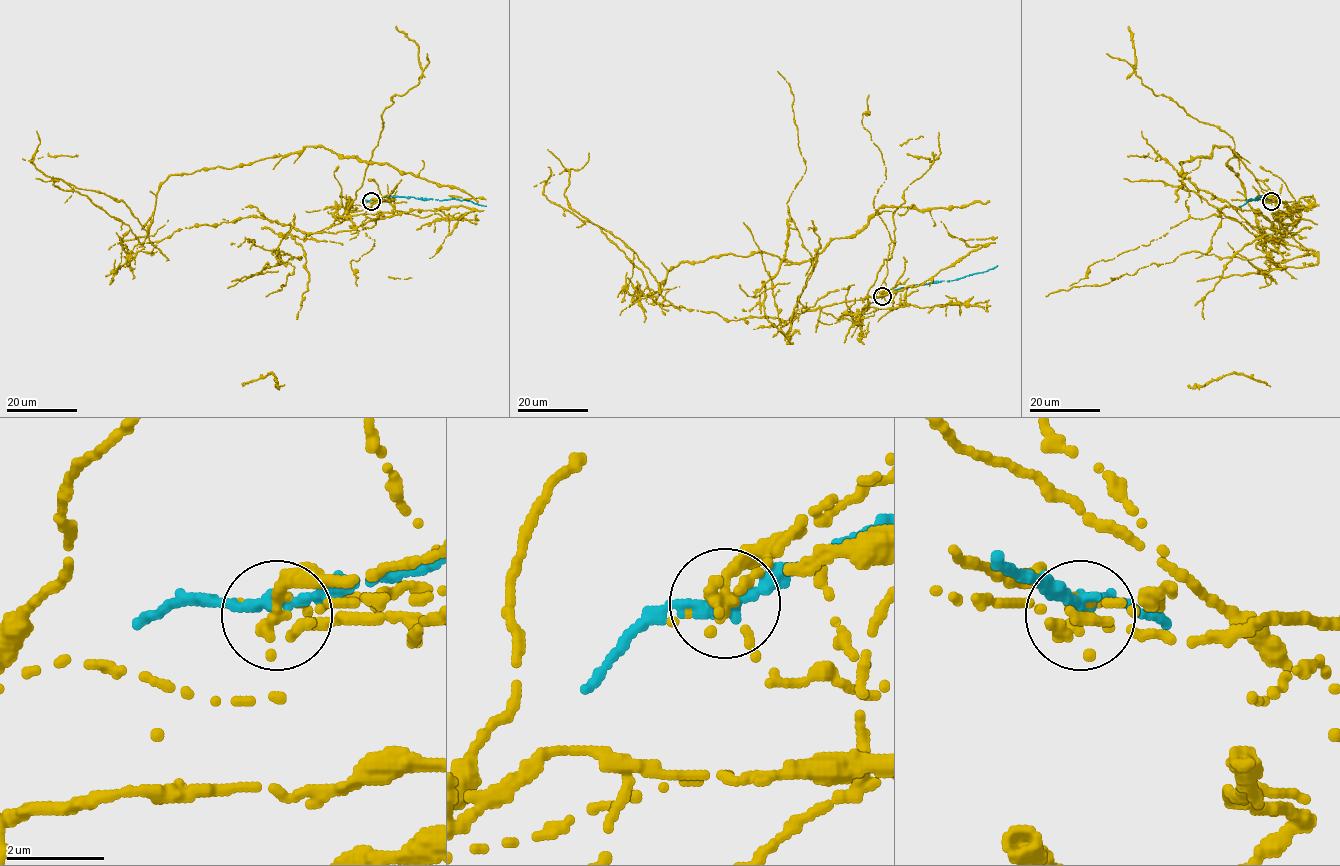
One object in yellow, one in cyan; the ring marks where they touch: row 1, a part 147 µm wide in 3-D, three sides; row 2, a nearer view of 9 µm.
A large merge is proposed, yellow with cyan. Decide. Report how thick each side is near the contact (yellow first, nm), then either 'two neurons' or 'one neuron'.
240 nm thick on the yellow side, 260 nm on the other; two neurons

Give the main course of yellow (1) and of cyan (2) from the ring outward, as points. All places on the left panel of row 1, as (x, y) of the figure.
1: (371, 201), (393, 212), (345, 212), (309, 235), (248, 216), (137, 238), (170, 175), (308, 146), (477, 202)
2: (371, 201), (389, 195), (413, 196), (472, 201), (486, 206)

